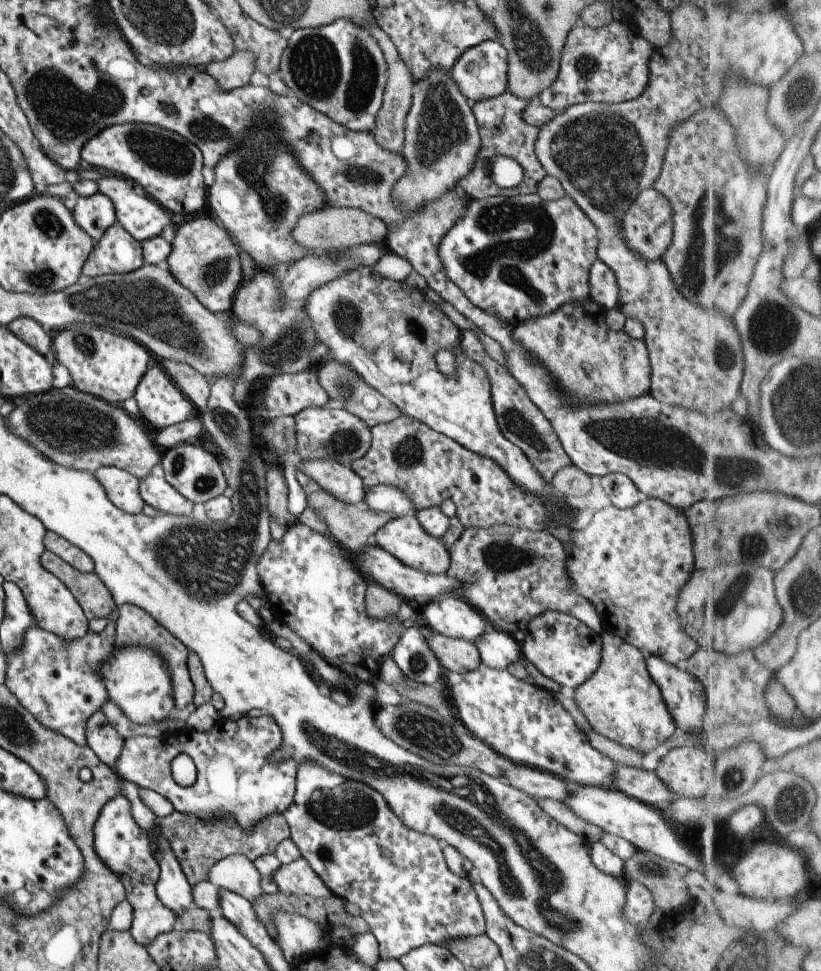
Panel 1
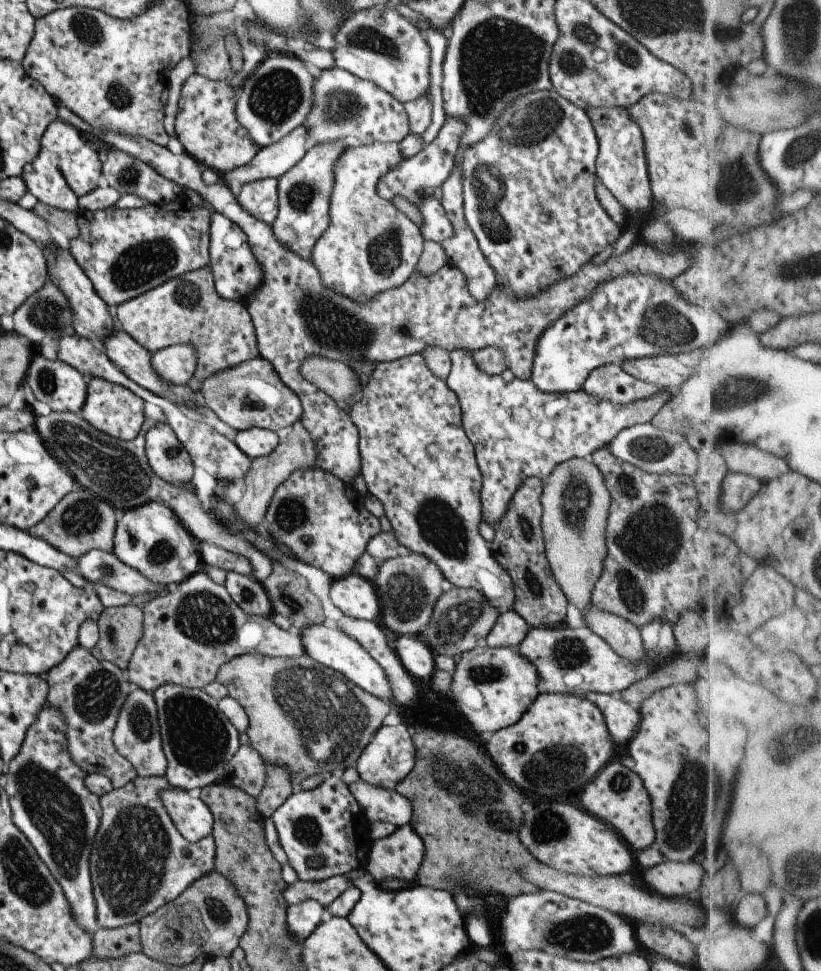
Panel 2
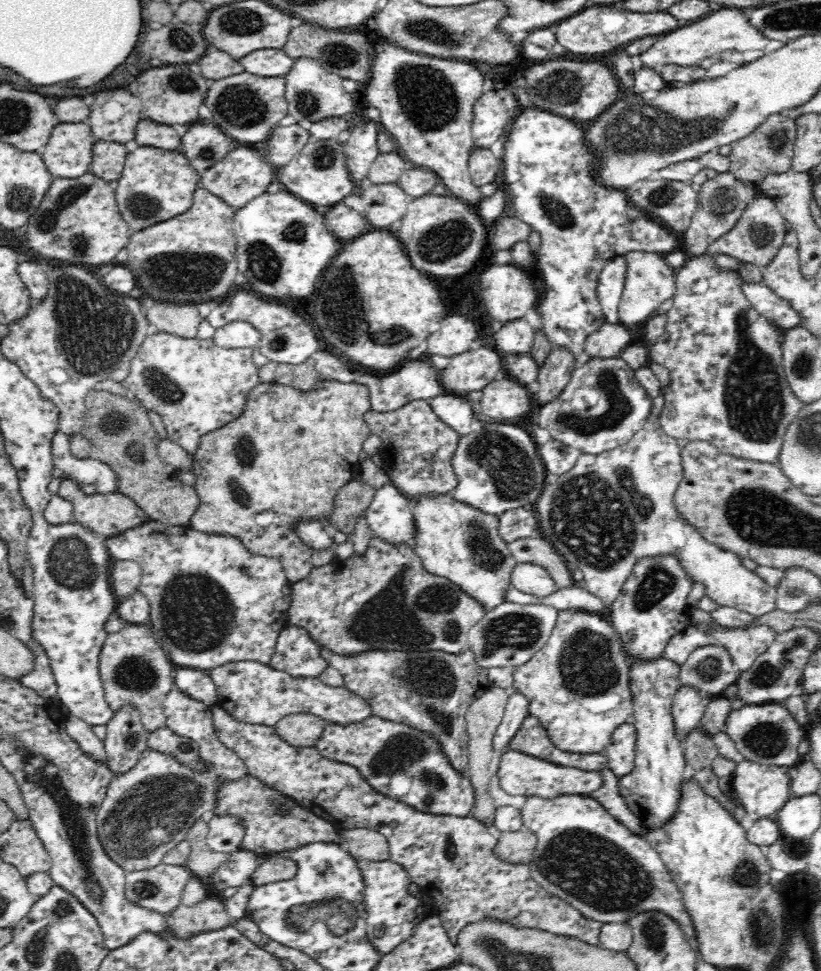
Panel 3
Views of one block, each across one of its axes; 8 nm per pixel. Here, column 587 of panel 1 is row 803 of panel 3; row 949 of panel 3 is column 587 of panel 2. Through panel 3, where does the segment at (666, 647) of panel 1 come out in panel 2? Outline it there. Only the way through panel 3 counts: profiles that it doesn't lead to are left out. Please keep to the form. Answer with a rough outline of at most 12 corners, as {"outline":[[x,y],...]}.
{"outline":[[586,693],[601,712],[615,745],[626,744],[639,723],[620,695]]}

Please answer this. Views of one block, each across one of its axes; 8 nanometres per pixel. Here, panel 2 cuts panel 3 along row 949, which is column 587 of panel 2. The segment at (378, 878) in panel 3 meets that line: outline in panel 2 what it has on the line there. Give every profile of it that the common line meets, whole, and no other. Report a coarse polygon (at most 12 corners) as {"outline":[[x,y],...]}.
{"outline":[[621,366],[591,370],[582,392],[613,405],[645,401],[658,391]]}

